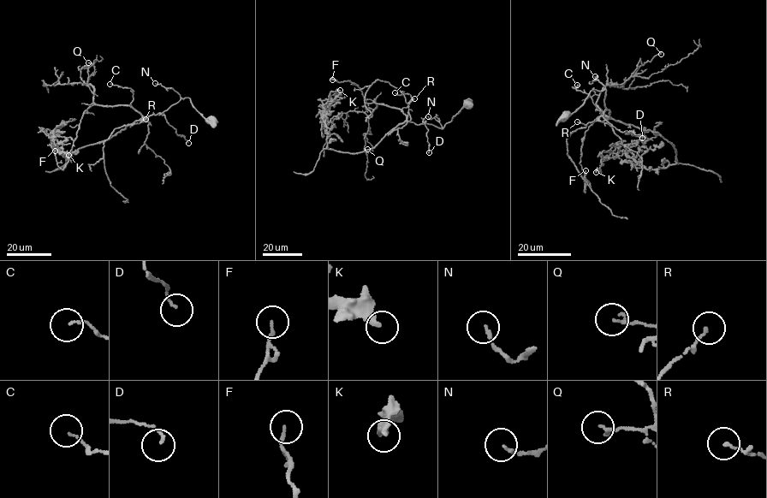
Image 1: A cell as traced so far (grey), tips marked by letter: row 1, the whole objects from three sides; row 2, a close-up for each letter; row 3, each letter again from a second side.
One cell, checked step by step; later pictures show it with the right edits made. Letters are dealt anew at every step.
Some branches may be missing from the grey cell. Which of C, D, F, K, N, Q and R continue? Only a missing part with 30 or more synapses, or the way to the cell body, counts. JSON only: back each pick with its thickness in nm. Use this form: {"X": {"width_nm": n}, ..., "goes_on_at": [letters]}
{"goes_on_at": []}

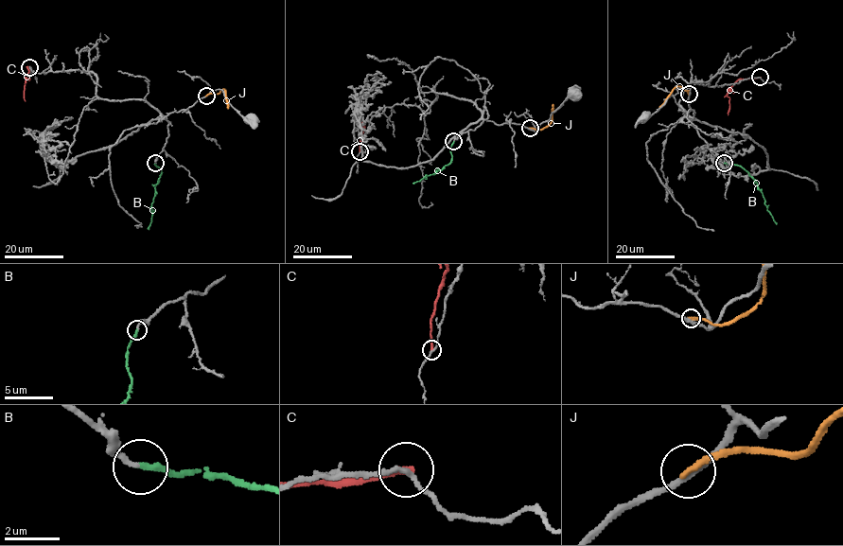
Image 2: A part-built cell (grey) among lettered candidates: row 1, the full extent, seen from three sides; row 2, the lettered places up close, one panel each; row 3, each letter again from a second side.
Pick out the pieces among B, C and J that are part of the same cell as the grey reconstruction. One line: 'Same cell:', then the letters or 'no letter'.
Same cell: B

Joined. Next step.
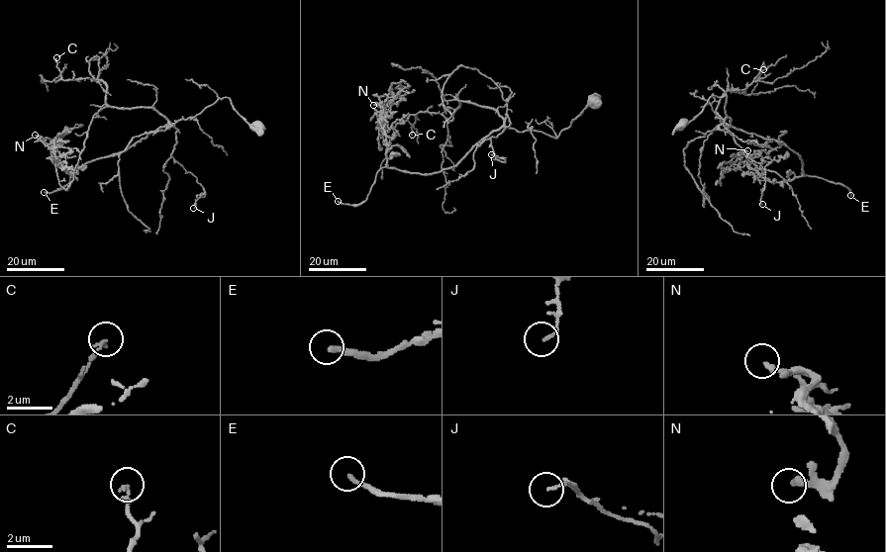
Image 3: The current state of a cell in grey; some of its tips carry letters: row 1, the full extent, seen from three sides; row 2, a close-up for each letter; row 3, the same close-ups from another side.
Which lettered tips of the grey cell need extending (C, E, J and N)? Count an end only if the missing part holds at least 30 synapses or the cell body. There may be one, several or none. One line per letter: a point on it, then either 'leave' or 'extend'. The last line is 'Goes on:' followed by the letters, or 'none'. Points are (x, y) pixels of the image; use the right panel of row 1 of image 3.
C: (763, 69) | leave
E: (850, 195) | extend
J: (762, 204) | leave
N: (747, 150) | leave
Goes on: E

